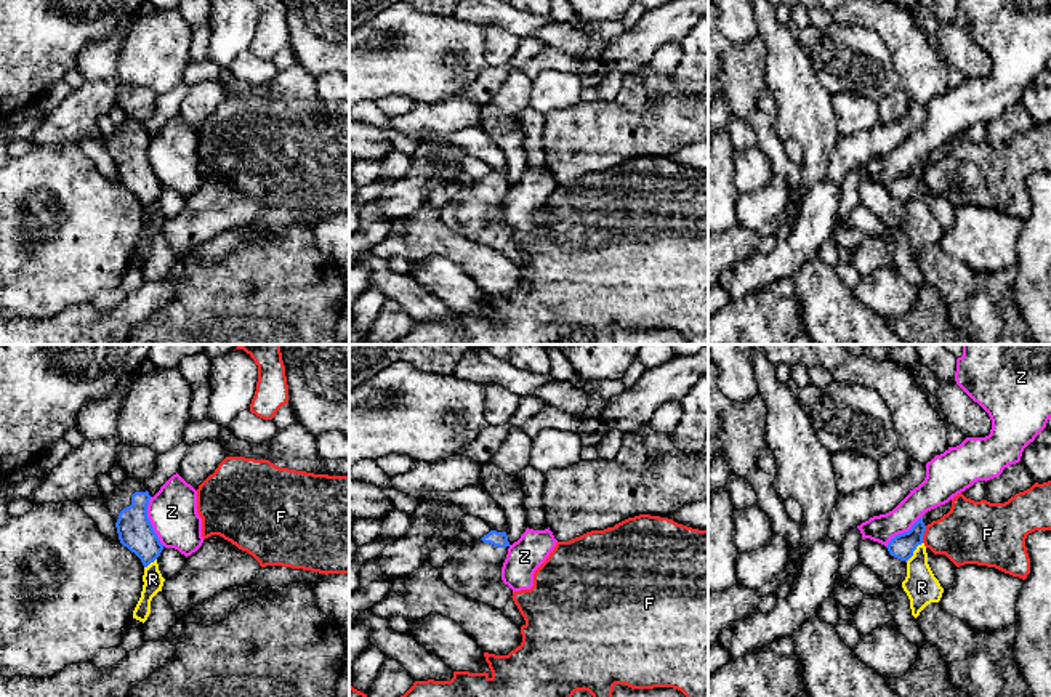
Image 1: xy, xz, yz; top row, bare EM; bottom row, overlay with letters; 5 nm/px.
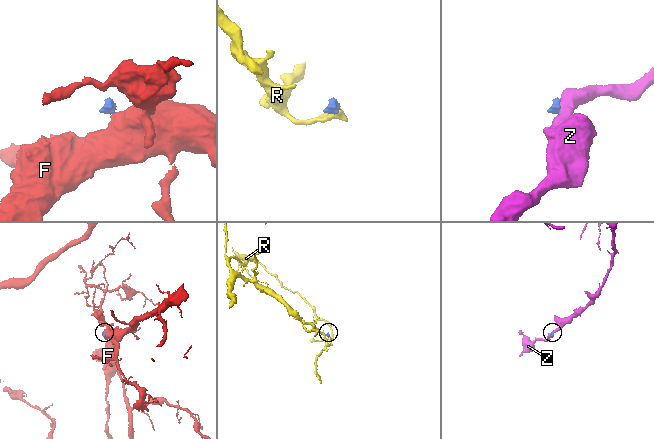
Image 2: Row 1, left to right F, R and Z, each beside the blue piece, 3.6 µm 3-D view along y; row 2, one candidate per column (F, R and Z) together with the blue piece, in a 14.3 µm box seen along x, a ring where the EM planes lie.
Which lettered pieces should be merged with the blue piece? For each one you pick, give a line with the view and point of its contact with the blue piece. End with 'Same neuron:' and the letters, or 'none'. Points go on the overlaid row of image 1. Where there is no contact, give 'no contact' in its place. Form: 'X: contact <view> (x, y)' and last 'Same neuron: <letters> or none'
Same neuron: none

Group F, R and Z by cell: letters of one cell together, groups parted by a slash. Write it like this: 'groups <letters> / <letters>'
groups F / R / Z

